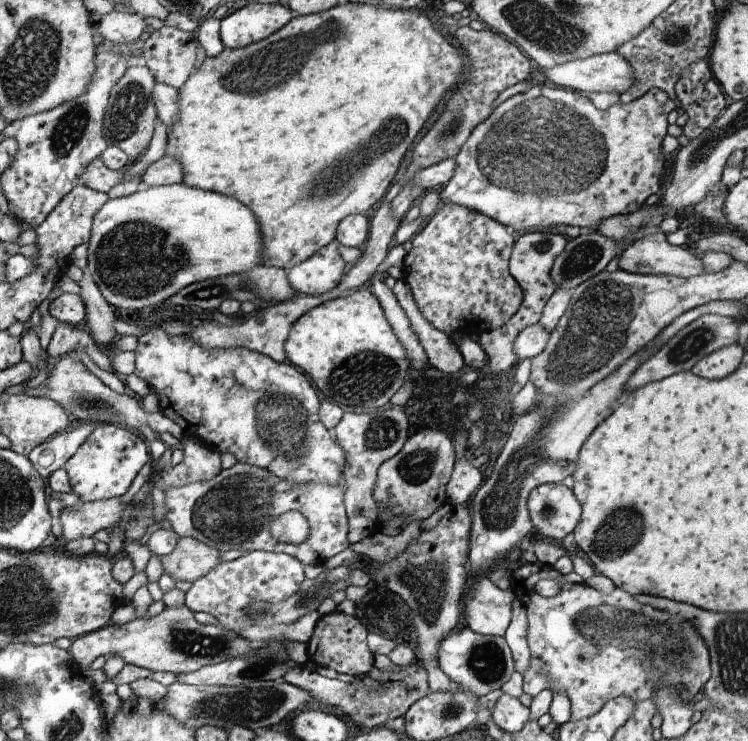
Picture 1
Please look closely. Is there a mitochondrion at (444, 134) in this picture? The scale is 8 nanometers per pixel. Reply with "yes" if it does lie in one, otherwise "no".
yes

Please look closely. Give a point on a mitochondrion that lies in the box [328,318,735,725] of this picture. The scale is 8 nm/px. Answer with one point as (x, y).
(666, 646)

